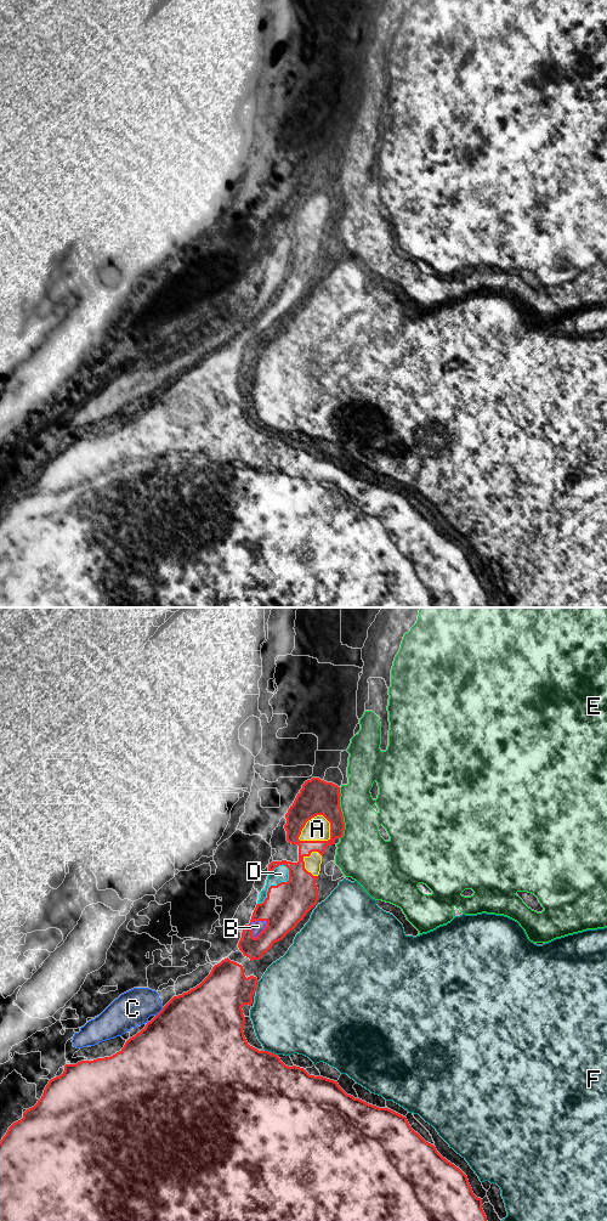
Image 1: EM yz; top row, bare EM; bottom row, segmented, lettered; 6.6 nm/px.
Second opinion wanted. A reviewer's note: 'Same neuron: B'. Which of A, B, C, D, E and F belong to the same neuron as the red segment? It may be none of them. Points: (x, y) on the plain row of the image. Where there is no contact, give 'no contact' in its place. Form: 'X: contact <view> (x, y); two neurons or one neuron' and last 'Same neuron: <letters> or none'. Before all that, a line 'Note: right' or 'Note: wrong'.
Note: wrong
A: contact yz (321, 219); one neuron
B: contact yz (264, 307); two neurons
C: contact yz (159, 390); two neurons
D: contact yz (278, 261); two neurons
E: contact yz (341, 191); two neurons
F: contact yz (271, 430); two neurons
Same neuron: A

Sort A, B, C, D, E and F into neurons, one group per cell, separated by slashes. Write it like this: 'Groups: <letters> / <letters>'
Groups: A / B C D / E / F

